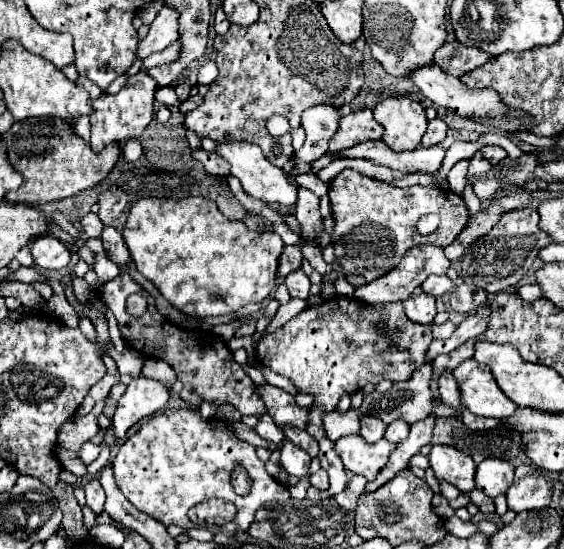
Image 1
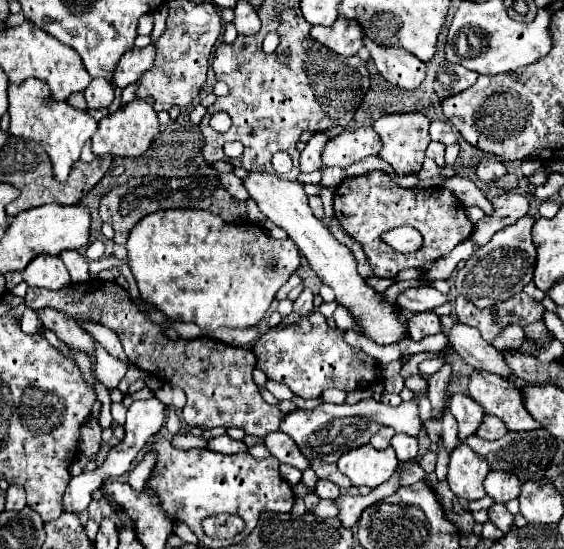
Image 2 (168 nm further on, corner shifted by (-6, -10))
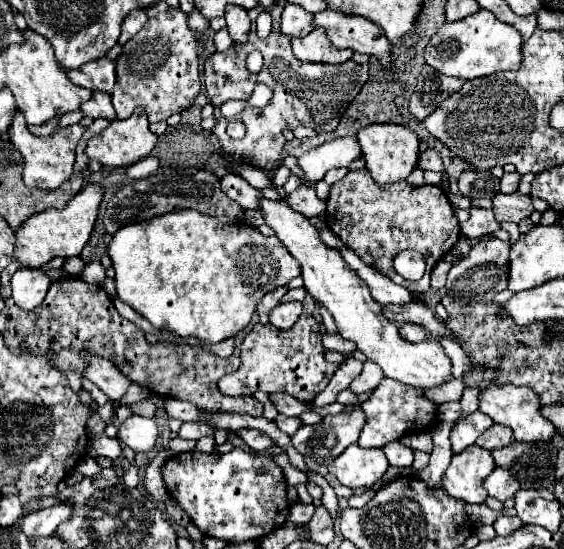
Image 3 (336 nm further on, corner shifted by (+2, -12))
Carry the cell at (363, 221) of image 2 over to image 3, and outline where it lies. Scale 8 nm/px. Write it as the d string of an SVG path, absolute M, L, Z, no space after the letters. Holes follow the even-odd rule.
M366 168L352 170L340 182L330 186L326 216L328 216L328 228L332 228L332 232L336 232L336 236L348 248L352 248L368 266L374 266L376 270L380 270L386 276L394 274L392 260L400 250L406 250L406 248L418 250L426 258L424 278L420 282L408 282L396 274L396 284L408 288L412 294L424 294L430 290L430 272L432 272L434 264L456 246L458 234L460 234L460 224L454 216L454 210L452 210L446 194L440 190L440 186L424 184L424 186L416 188L416 186L410 186L408 182L396 182L396 184L388 184L388 186L380 188L380 186L376 186L376 182L372 180L372 176Z

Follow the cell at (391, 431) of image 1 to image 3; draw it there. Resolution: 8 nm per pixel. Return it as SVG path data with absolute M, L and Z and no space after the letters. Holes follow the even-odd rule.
M388 442L382 450L384 450L390 466L396 466L396 468L412 466L412 450L408 446L404 446L402 442Z

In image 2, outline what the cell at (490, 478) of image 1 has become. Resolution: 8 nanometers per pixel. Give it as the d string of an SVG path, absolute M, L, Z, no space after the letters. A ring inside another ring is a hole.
M490 472L484 480L484 488L486 494L500 504L506 504L514 498L520 496L520 488L522 482L514 476L514 474L506 474L506 472Z

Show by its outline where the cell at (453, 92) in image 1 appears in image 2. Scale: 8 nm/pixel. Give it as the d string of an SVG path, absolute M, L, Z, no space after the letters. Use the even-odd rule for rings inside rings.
M364 38L364 46L370 50L378 72L394 86L402 90L414 90L426 78L426 64L402 48L382 48L370 38Z

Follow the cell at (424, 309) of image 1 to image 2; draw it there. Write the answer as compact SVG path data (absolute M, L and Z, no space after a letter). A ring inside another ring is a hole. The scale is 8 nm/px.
M434 310L414 314L408 320L408 334L410 334L412 340L422 340L422 338L426 338L430 334L438 334L440 330L442 330L440 316Z

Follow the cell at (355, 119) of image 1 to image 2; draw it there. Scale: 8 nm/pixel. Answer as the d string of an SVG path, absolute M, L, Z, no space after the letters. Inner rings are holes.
M358 128L358 130L346 130L332 138L322 150L322 162L324 166L340 166L348 168L350 164L366 158L366 156L378 156L380 152L380 136L368 128Z

